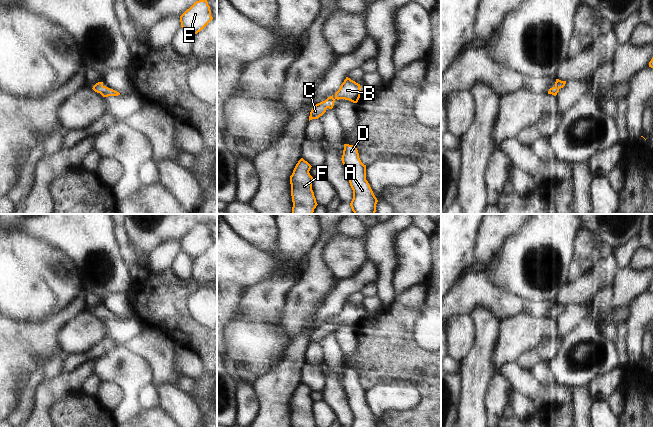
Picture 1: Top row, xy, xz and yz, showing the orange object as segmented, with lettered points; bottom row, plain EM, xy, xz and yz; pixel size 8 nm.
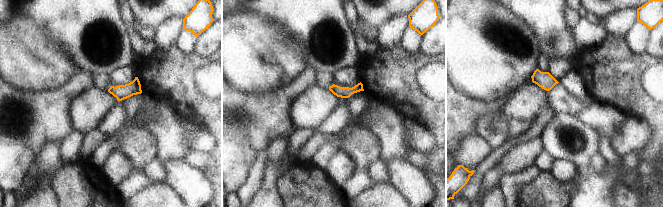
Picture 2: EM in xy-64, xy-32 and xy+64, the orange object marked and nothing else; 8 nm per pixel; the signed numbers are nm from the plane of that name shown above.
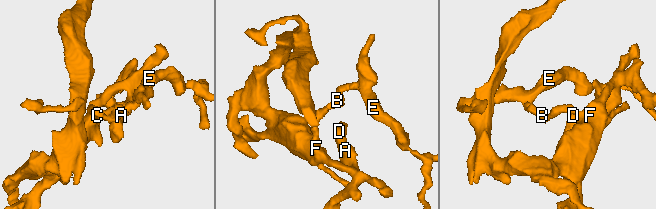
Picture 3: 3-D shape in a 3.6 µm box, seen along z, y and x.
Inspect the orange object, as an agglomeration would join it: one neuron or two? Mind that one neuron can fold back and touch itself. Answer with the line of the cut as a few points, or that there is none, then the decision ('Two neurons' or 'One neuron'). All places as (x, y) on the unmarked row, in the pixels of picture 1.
No split. One neuron

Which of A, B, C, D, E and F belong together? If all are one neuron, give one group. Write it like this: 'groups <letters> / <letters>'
groups A B C D E F

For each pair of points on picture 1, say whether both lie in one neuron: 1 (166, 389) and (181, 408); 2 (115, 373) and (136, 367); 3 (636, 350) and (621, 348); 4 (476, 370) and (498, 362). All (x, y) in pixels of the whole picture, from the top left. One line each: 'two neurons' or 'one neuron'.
1: one neuron
2: one neuron
3: two neurons
4: two neurons

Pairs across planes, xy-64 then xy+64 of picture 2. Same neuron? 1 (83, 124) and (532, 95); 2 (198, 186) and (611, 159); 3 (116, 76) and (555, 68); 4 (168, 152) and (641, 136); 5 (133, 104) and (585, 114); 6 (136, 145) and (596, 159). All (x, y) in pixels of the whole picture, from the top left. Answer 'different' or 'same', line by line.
1: same
2: same
3: different
4: different
5: different
6: different

